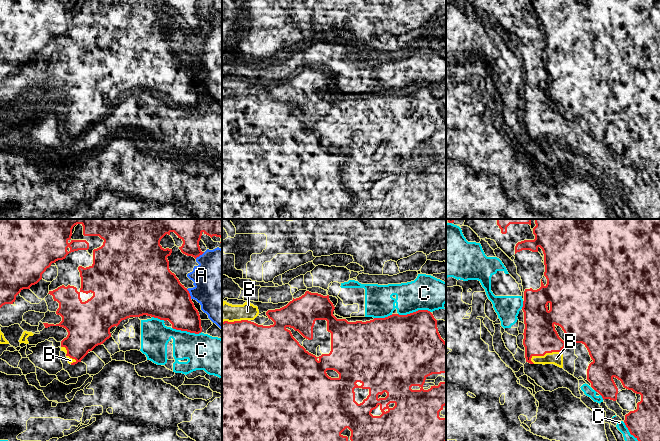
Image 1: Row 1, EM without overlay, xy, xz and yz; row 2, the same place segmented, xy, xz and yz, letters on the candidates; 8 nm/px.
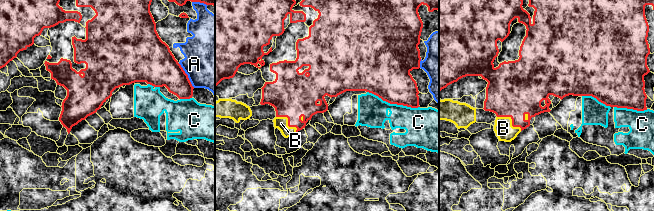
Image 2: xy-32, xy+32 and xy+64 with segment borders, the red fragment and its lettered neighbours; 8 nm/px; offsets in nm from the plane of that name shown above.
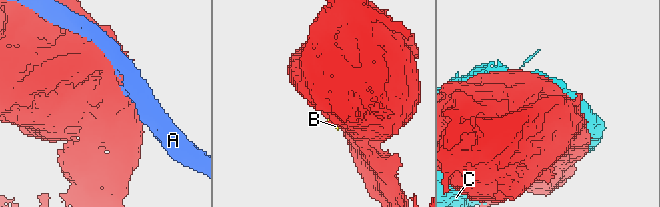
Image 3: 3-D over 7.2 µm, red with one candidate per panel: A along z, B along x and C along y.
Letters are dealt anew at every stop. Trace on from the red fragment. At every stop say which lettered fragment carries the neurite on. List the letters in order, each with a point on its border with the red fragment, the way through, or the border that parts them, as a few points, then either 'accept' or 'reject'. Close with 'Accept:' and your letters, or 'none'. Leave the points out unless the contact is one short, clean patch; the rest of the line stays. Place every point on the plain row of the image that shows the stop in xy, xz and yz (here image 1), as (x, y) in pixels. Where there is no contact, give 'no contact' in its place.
A: contact xy (189, 70); reject
B: contact yz (544, 130); accept
C: contact xz (414, 88); reject
Accept: B

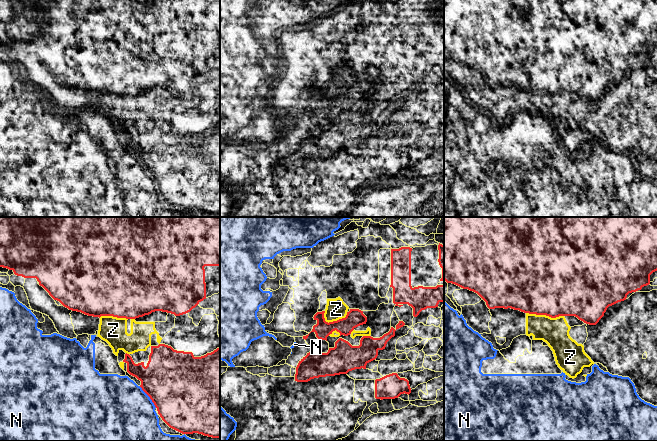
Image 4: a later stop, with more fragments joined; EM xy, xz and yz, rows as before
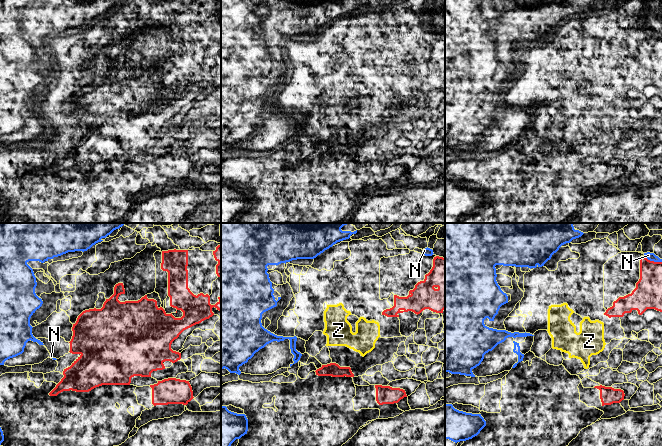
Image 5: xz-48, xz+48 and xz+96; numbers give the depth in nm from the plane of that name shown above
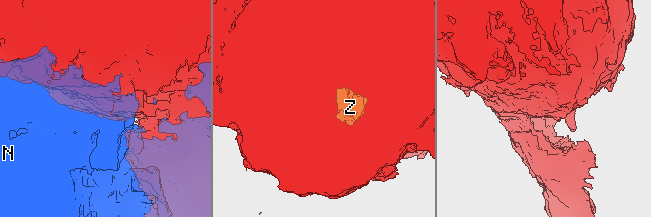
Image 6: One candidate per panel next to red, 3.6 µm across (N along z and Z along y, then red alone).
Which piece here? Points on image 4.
N: contact xy (149, 172); reject
Z: contact yz (545, 90); reject
Accept: none

